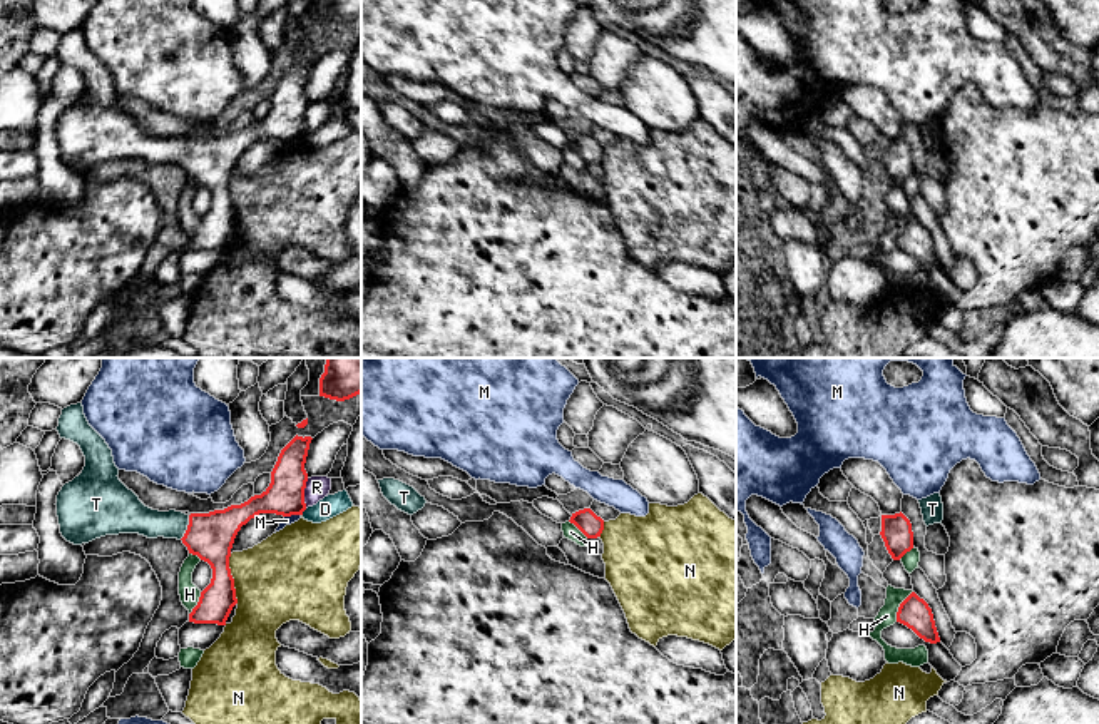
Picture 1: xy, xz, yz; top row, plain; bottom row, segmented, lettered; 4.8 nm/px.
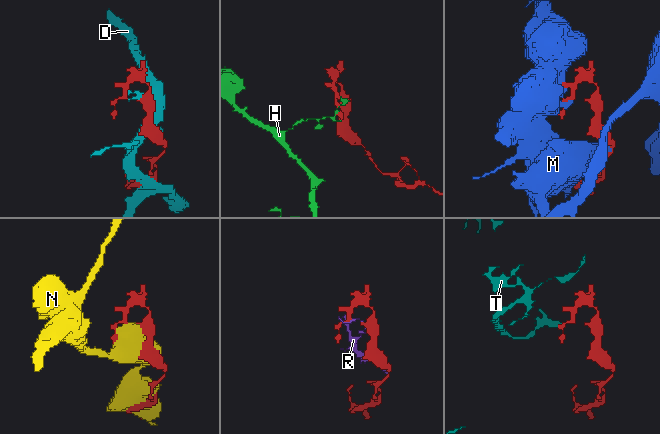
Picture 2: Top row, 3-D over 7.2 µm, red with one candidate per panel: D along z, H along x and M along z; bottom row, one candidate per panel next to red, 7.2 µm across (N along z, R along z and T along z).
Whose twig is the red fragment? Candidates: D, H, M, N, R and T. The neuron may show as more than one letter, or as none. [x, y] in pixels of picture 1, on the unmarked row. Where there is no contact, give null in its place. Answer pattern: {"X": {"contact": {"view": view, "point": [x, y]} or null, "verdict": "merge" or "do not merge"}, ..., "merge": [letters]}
{"D": {"contact": {"view": "xy", "point": [303, 136]}, "verdict": "do not merge"}, "H": {"contact": {"view": "yz", "point": [900, 231]}, "verdict": "do not merge"}, "M": {"contact": {"view": "xy", "point": [291, 139]}, "verdict": "do not merge"}, "N": {"contact": {"view": "xy", "point": [233, 204]}, "verdict": "do not merge"}, "R": {"contact": {"view": "xy", "point": [303, 119]}, "verdict": "do not merge"}, "T": {"contact": {"view": "xy", "point": [188, 152]}, "verdict": "merge"}, "merge": ["T"]}

